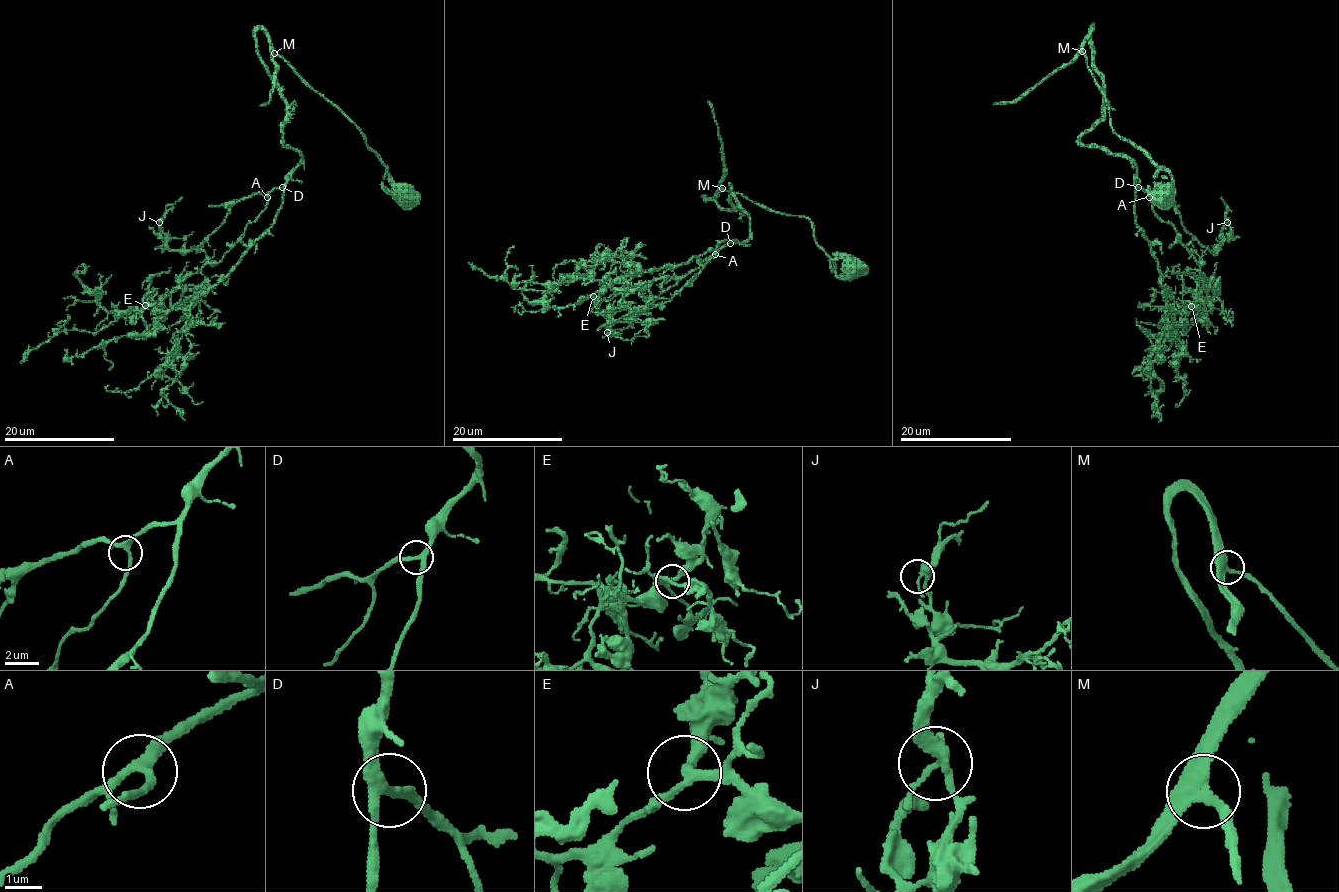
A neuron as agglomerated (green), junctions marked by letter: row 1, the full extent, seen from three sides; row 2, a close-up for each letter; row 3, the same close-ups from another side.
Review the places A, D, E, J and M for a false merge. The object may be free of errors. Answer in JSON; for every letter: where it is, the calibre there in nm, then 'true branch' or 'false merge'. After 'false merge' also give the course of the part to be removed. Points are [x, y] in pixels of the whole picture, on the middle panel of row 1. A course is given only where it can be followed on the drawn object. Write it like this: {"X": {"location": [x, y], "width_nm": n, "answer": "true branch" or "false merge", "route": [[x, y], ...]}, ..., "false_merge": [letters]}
{"A": {"location": [715, 254], "width_nm": 220, "answer": "true branch"}, "D": {"location": [730, 243], "width_nm": 240, "answer": "true branch"}, "E": {"location": [593, 296], "width_nm": 240, "answer": "true branch"}, "J": {"location": [607, 332], "width_nm": 240, "answer": "true branch"}, "M": {"location": [722, 188], "width_nm": 240, "answer": "true branch"}, "false_merge": []}

